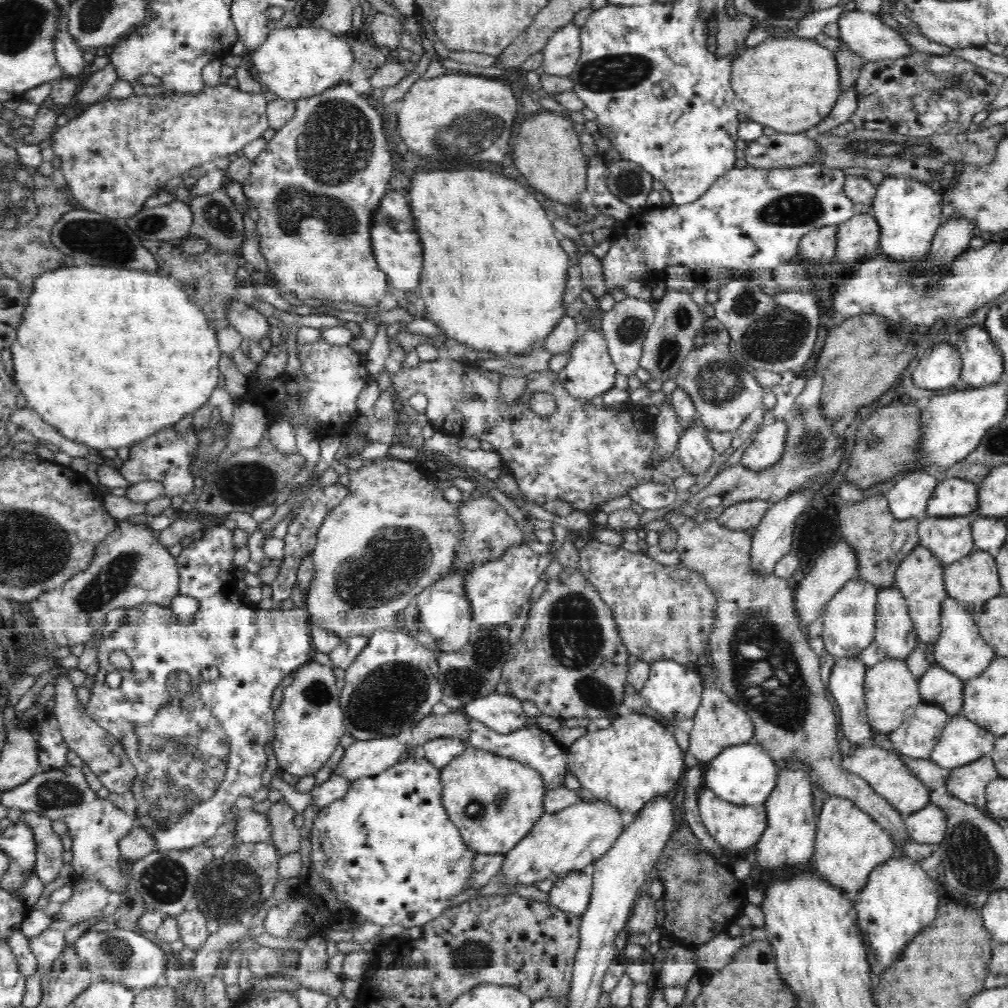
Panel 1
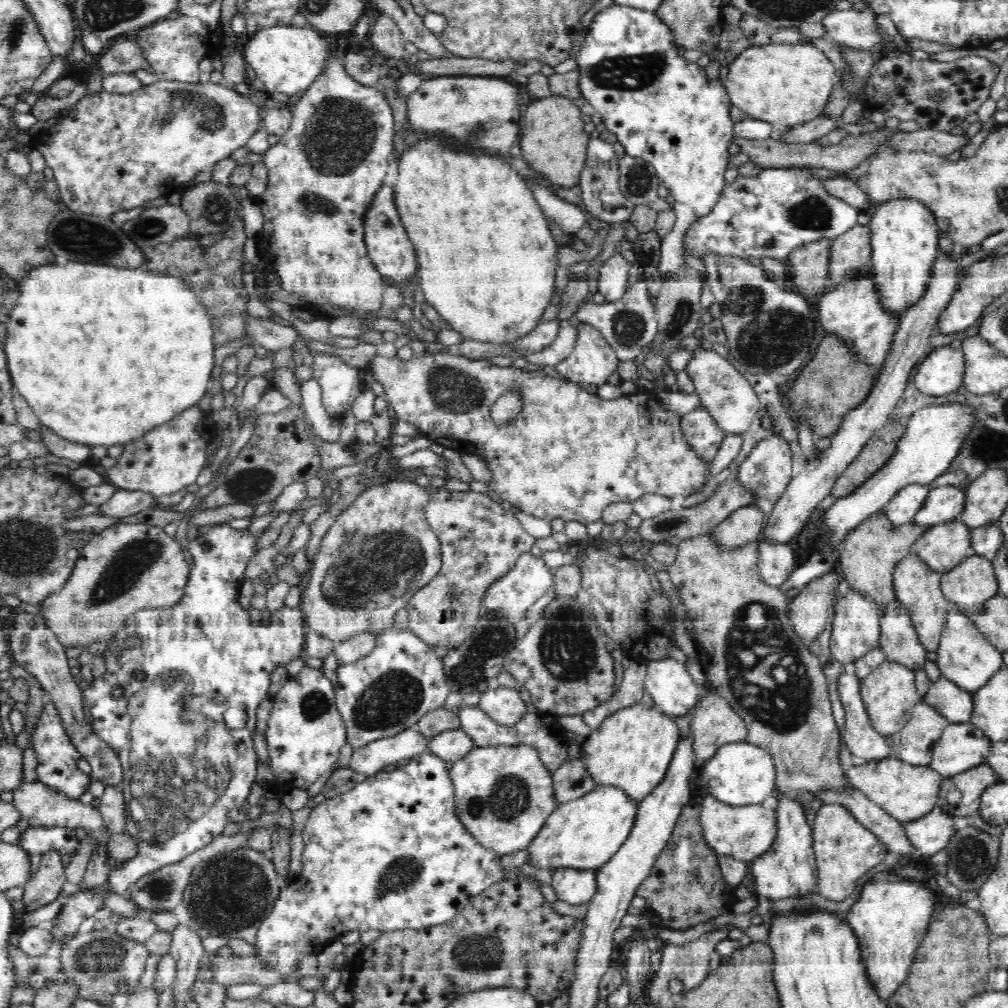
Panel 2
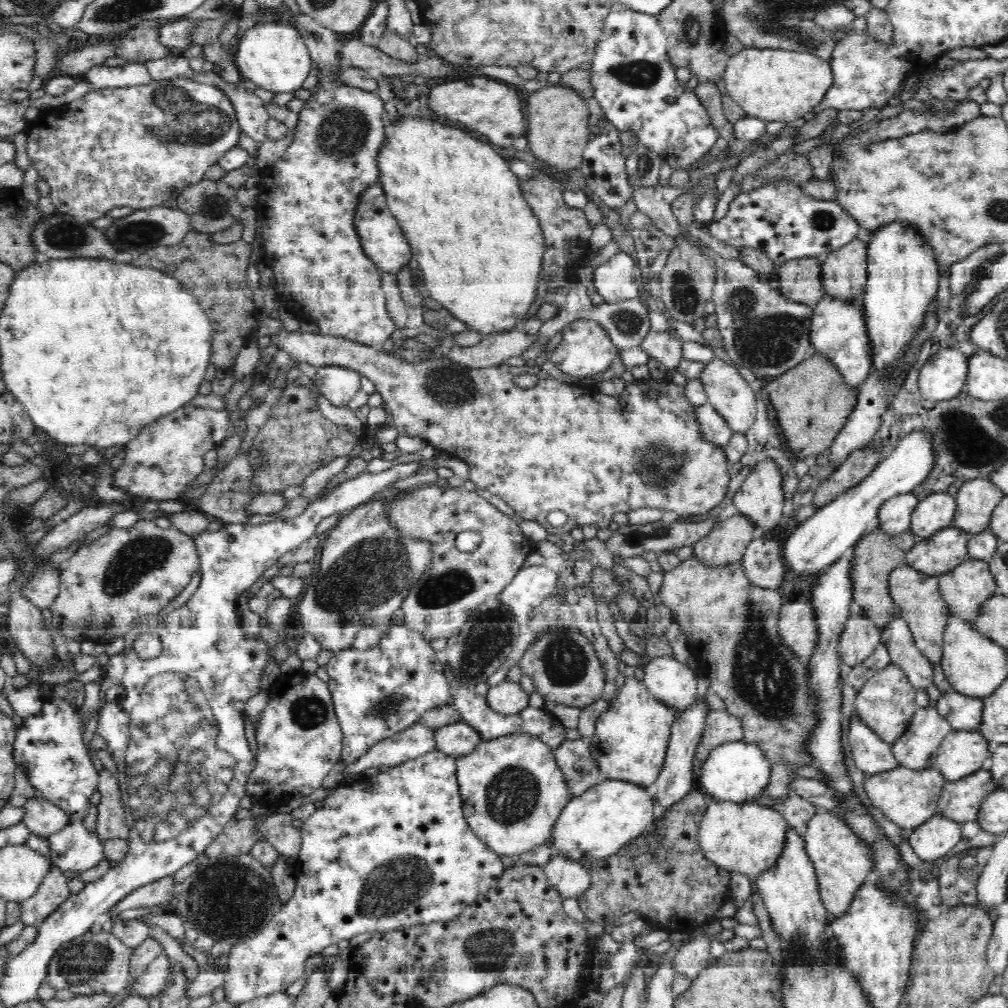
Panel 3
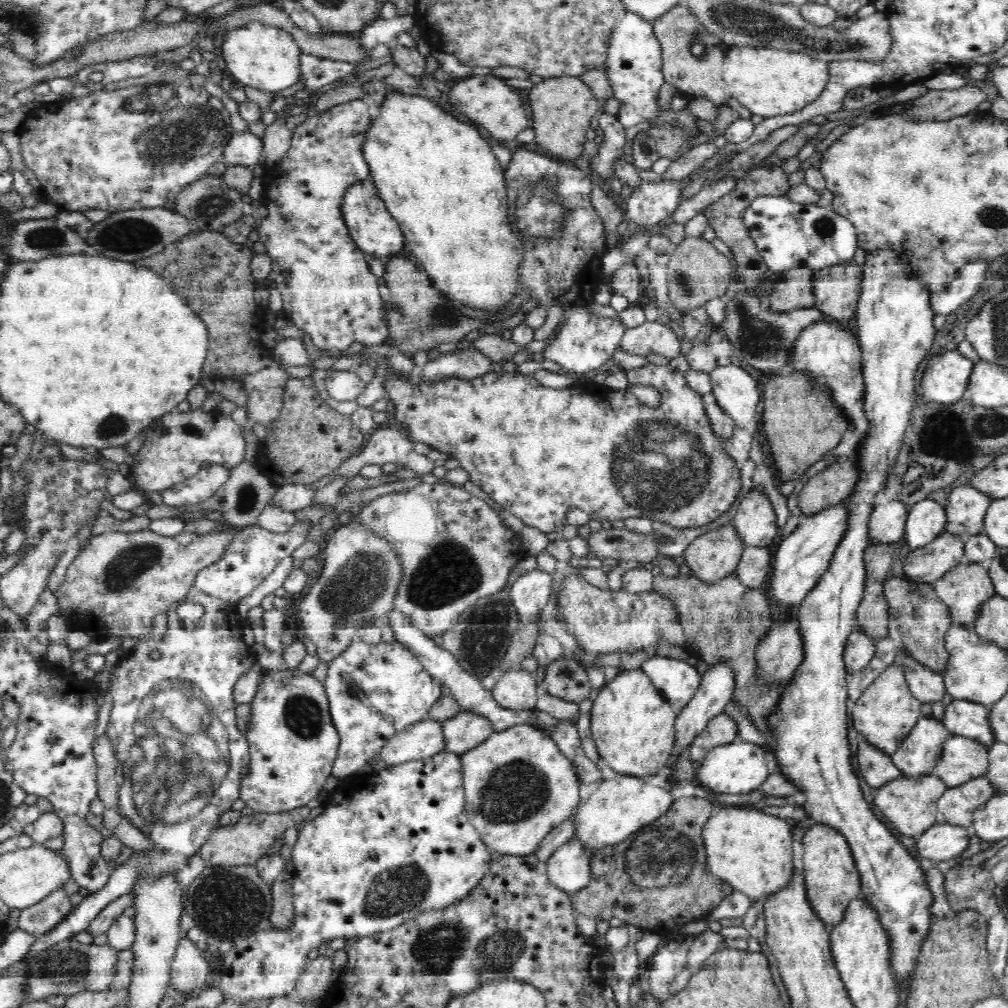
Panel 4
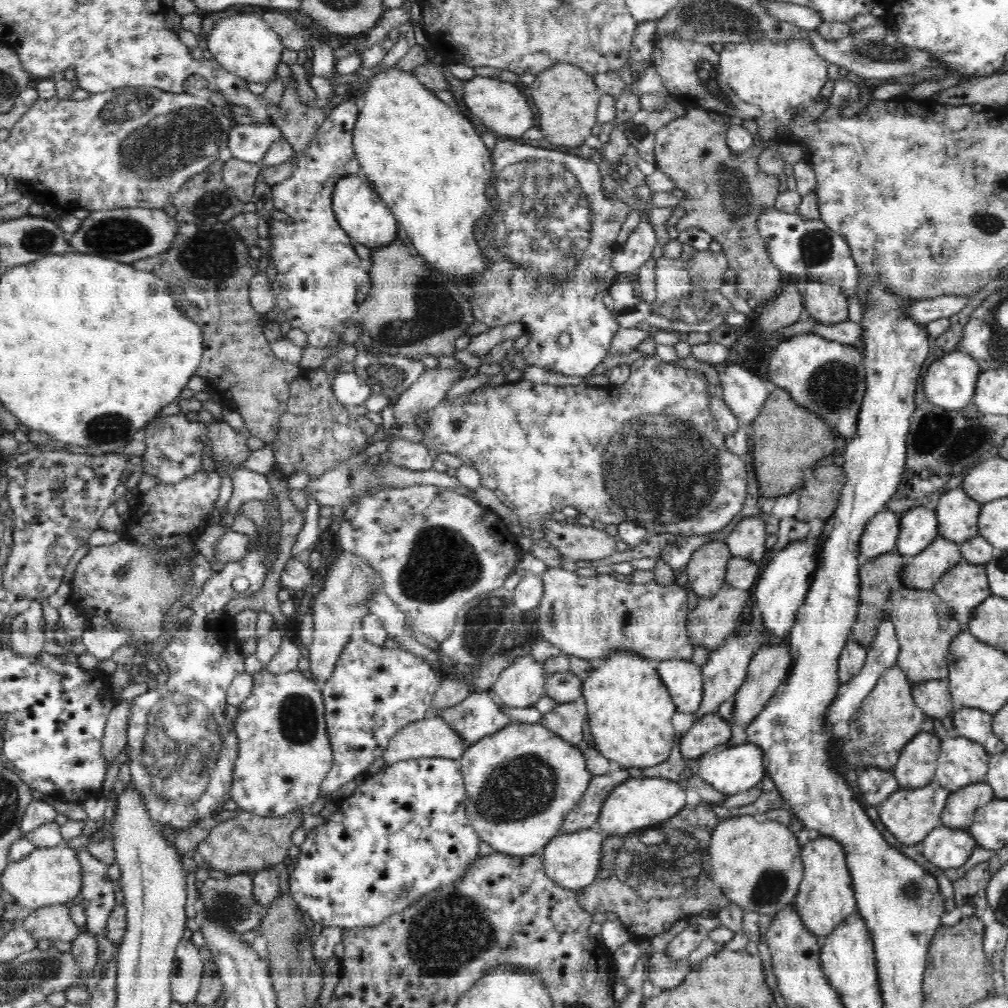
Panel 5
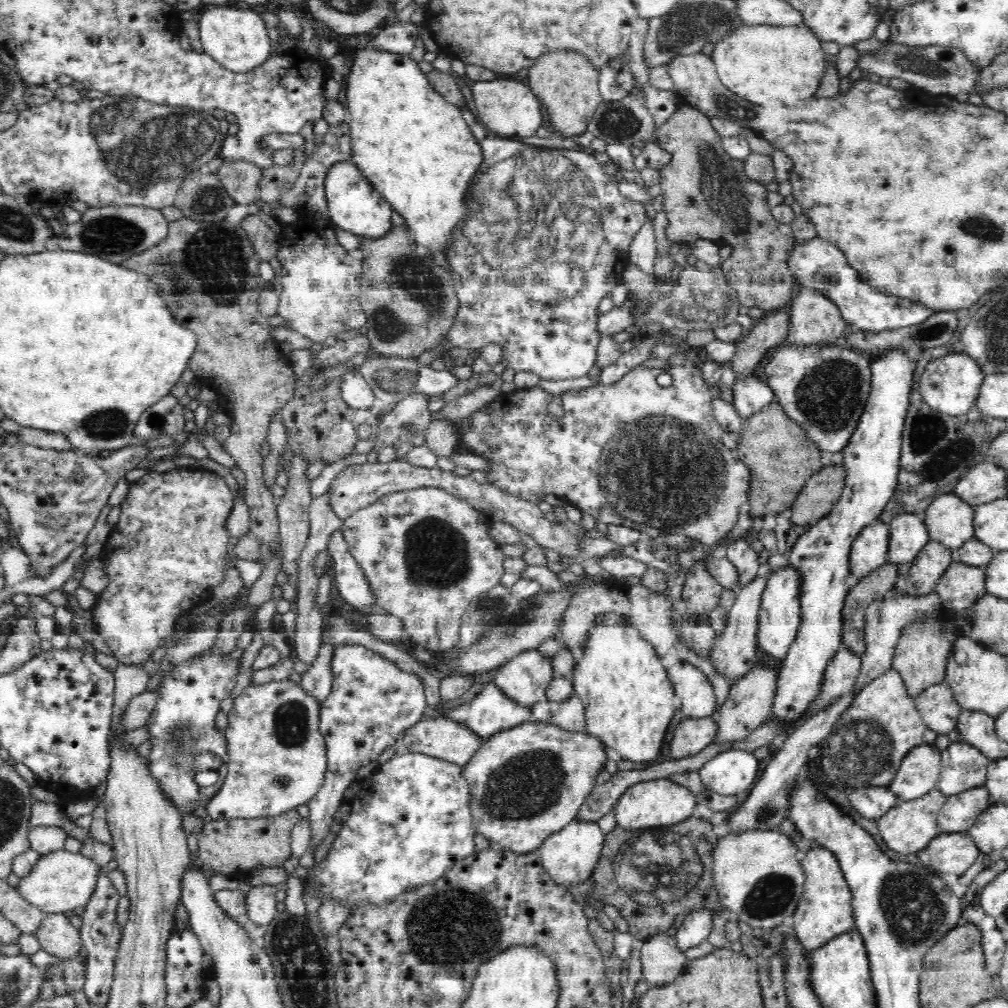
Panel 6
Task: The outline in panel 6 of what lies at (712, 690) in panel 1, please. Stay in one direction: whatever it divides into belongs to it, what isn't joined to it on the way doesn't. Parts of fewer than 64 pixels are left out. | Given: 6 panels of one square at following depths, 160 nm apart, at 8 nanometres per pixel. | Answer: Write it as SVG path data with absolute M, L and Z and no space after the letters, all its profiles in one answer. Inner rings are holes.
M711 716L700 719L685 719L674 730L674 738L670 741L670 761L680 760L703 751L716 740L719 726Z

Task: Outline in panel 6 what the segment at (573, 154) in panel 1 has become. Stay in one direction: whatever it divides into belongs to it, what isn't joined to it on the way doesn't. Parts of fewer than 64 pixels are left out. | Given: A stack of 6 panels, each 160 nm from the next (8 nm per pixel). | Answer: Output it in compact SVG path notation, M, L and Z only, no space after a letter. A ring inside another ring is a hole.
M556 51L552 56L544 56L544 60L536 60L536 64L529 68L526 80L534 94L538 94L542 104L548 108L550 124L568 136L576 136L587 130L588 123L603 101L599 91L599 71L584 55Z

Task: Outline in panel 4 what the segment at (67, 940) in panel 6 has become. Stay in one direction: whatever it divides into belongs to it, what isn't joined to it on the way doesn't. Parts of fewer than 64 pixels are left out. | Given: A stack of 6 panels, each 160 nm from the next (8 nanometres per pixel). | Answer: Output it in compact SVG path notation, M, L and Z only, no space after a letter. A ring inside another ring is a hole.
M56 888L32 907L24 908L19 916L19 928L35 935L44 935L56 928L72 912L72 903L63 888Z

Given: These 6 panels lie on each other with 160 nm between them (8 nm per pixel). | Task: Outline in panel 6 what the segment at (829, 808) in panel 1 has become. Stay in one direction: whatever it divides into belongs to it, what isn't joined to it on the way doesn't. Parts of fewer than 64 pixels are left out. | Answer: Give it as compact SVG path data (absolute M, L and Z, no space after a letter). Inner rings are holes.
M816 845L801 856L800 864L805 872L804 892L789 925L803 947L811 952L839 934L854 929L855 916L851 907L851 889L835 853L822 845Z

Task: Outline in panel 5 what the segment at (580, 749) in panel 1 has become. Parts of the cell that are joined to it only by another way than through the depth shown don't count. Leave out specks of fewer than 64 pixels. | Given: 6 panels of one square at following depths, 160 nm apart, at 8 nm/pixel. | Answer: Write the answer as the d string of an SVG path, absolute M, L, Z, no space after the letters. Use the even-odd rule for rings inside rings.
M614 651L610 656L595 662L590 676L583 680L583 696L586 699L586 725L592 731L595 746L614 767L648 768L667 760L674 746L672 715L677 711L668 690L657 675L654 662L630 651Z

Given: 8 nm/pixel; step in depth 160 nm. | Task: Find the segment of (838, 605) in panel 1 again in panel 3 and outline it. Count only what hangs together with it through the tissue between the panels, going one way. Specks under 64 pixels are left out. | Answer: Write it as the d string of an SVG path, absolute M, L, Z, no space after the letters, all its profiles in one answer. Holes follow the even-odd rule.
M849 614L837 645L839 658L849 667L866 661L881 643L881 631L875 621L863 614Z

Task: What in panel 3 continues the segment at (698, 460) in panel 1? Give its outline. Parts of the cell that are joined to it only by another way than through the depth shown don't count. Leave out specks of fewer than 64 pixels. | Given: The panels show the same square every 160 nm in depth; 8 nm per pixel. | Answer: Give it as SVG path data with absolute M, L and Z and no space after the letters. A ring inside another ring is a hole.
M710 403L696 407L694 413L698 419L700 433L708 442L722 447L732 438L734 432Z

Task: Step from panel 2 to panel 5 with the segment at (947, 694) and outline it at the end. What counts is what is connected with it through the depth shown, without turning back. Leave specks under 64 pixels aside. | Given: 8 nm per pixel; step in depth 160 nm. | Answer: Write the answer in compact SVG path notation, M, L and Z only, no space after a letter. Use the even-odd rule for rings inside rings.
M978 707L956 708L954 732L957 737L965 737L980 743L989 755L1004 752L1007 747L993 732L993 715Z

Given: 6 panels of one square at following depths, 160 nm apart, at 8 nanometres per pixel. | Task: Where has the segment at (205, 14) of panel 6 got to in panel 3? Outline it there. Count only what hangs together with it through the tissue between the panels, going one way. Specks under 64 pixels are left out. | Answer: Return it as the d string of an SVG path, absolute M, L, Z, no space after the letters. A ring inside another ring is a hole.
M274 20L256 24L244 31L235 44L233 60L242 79L273 93L297 91L311 72L311 53L294 24L280 24Z

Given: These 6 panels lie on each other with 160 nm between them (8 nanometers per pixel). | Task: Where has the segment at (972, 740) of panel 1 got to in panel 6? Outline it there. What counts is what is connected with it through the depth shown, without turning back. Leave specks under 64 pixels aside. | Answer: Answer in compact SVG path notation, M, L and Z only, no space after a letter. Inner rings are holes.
M951 742L942 751L937 788L948 797L984 786L990 760L967 742Z

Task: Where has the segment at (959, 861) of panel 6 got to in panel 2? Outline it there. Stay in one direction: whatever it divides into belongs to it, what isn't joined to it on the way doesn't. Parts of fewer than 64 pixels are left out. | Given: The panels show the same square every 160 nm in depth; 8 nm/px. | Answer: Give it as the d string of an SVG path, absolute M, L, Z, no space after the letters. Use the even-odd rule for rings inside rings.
M937 807L903 825L918 855L931 857L946 848L959 823L953 816Z

